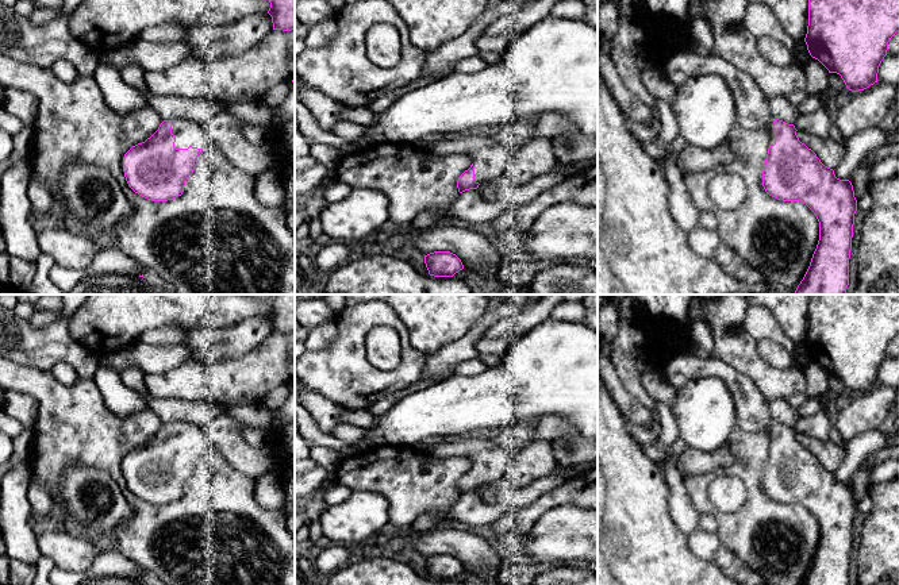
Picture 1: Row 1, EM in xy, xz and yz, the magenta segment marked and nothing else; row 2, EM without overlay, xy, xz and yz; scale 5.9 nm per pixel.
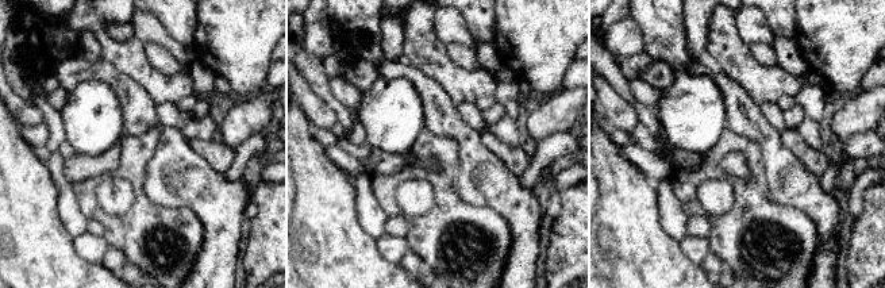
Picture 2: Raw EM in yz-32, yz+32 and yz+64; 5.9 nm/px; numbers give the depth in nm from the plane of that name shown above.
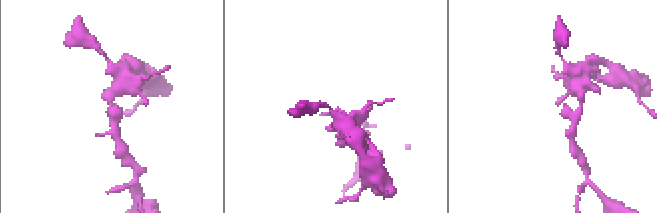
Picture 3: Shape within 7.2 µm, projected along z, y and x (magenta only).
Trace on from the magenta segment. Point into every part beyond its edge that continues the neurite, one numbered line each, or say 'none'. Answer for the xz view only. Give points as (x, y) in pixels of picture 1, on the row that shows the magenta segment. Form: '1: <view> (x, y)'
1: xz (491, 160)

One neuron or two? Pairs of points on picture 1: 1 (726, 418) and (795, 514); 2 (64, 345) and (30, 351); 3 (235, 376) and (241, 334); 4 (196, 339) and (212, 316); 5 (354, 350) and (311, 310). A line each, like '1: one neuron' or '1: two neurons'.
1: two neurons
2: one neuron
3: two neurons
4: two neurons
5: two neurons

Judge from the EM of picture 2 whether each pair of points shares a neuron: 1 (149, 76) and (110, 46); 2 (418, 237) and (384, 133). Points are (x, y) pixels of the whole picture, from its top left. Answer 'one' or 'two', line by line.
1: one
2: two

